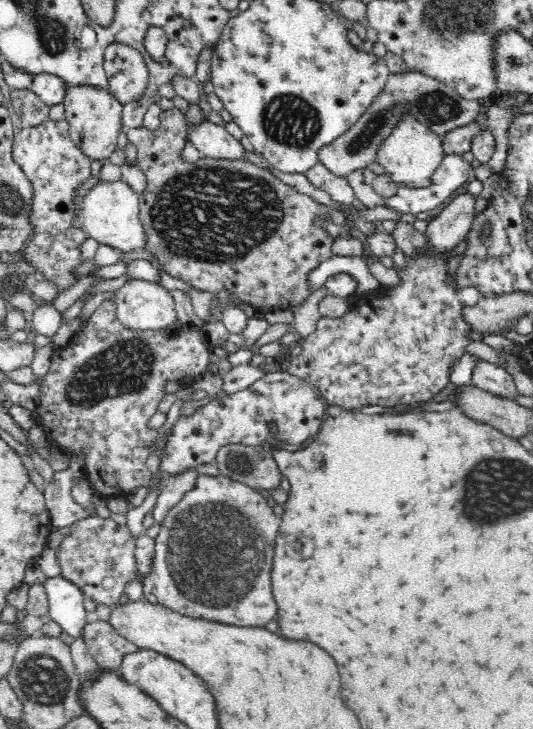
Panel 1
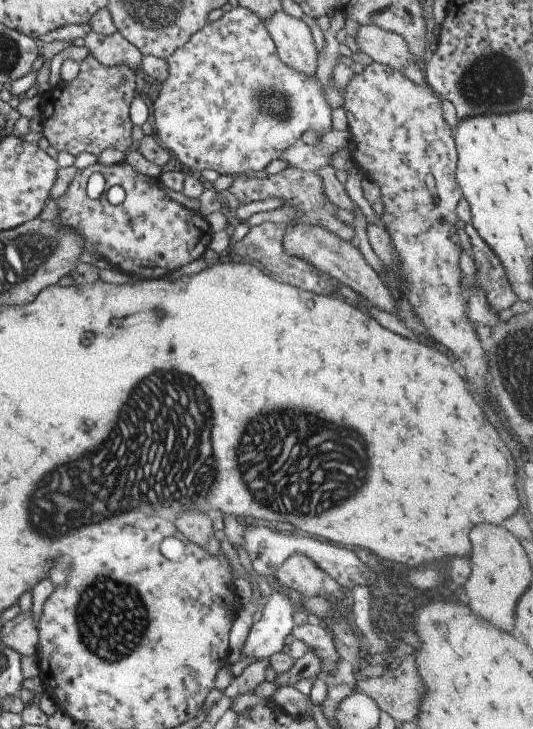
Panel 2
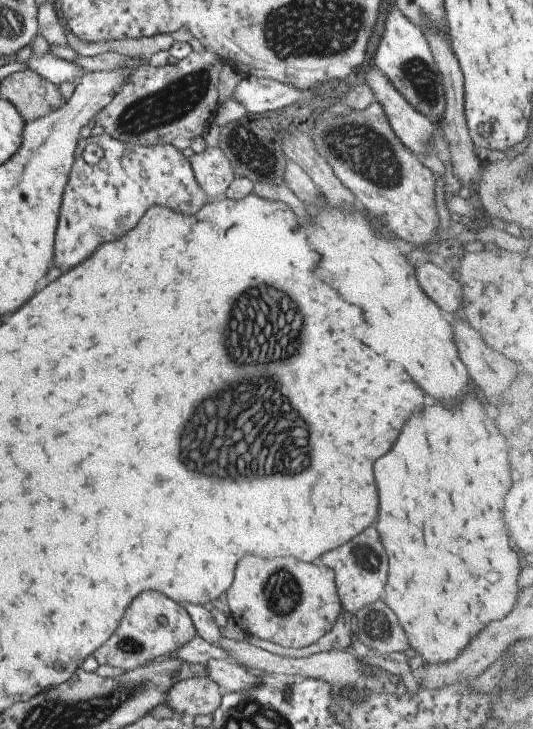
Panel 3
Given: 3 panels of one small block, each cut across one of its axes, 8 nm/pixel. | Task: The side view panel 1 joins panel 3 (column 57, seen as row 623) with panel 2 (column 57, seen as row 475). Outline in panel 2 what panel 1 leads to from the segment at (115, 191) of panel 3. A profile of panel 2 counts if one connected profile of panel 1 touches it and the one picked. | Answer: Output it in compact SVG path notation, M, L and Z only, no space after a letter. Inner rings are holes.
M125 160L109 166L96 162L77 170L68 184L66 194L56 199L59 215L53 220L54 224L68 226L68 230L74 230L76 234L80 234L80 238L84 240L84 252L98 254L112 266L112 269L139 279L152 280L168 277L186 264L202 257L203 252L209 248L213 231L205 216L172 200L157 181L155 178L136 172ZM94 172L100 172L106 180L104 191L98 199L91 199L86 193L86 183ZM112 186L120 186L126 194L124 201L118 205L111 204L106 198Z

